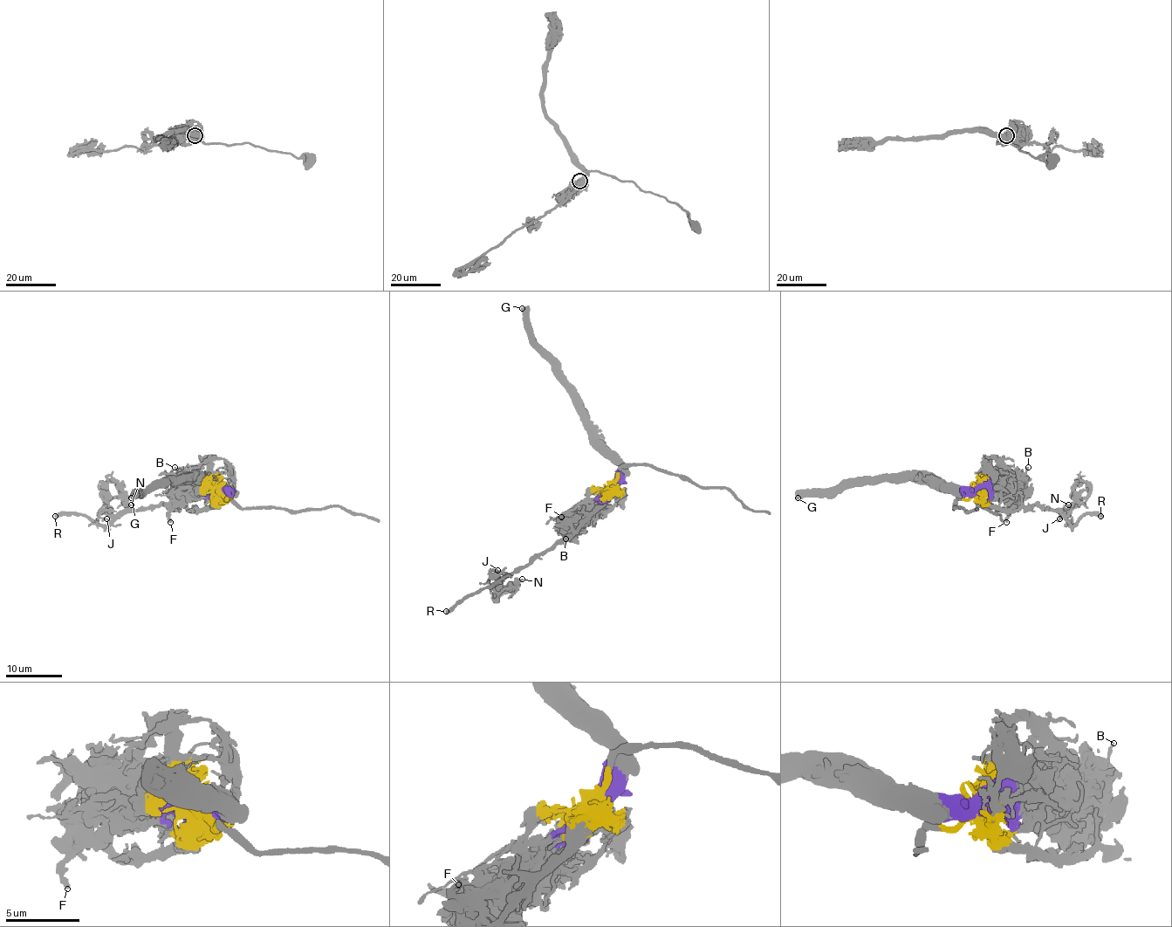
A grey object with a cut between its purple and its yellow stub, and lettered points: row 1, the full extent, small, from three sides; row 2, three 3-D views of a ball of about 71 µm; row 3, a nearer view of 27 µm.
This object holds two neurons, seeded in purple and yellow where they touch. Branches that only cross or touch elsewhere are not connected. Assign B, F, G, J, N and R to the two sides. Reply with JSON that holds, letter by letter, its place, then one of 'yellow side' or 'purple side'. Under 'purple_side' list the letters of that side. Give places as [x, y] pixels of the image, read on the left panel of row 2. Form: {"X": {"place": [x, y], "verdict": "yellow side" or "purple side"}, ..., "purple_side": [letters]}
{"B": {"place": [174, 467], "verdict": "purple side"}, "F": {"place": [170, 522], "verdict": "purple side"}, "G": {"place": [131, 497], "verdict": "purple side"}, "J": {"place": [106, 518], "verdict": "yellow side"}, "N": {"place": [131, 504], "verdict": "yellow side"}, "R": {"place": [55, 516], "verdict": "yellow side"}, "purple_side": ["B", "F", "G"]}

